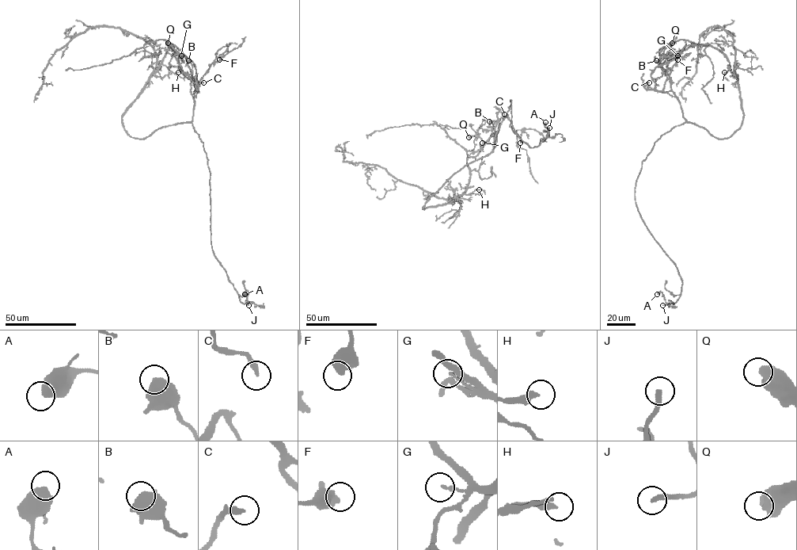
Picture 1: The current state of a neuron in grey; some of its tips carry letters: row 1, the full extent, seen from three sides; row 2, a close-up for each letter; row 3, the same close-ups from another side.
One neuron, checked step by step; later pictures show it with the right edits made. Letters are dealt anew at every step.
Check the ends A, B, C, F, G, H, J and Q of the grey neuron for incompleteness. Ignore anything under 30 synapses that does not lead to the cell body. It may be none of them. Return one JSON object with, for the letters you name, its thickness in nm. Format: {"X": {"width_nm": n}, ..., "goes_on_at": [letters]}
{"J": {"width_nm": 280}, "Q": {"width_nm": 700}, "goes_on_at": ["J", "Q"]}

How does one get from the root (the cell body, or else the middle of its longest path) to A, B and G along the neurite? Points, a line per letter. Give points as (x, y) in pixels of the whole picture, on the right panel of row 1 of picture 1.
A: (712, 135), (692, 123), (675, 126), (642, 162), (635, 189), (638, 211), (682, 282), (674, 303), (657, 294)
B: (712, 135), (704, 127), (688, 122), (683, 116), (680, 102), (671, 89), (670, 78), (664, 73), (656, 60)
G: (712, 135), (704, 127), (686, 120), (680, 102), (671, 89), (669, 73), (677, 55)

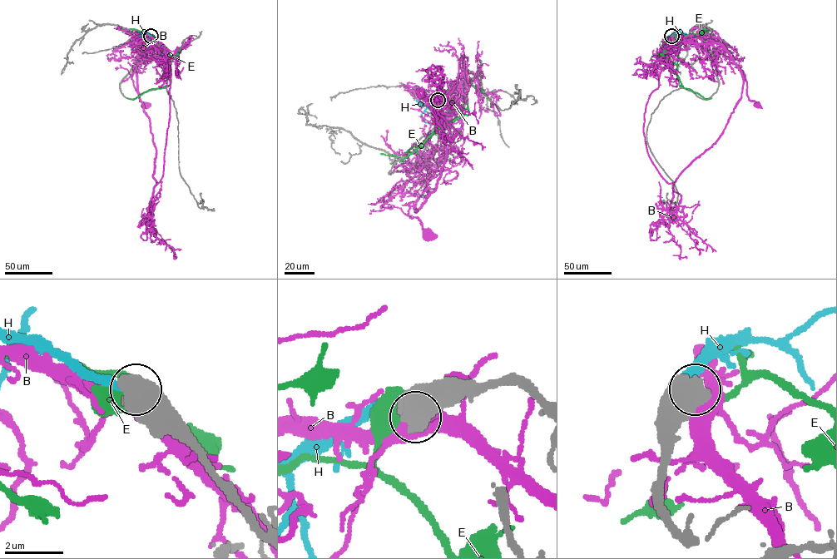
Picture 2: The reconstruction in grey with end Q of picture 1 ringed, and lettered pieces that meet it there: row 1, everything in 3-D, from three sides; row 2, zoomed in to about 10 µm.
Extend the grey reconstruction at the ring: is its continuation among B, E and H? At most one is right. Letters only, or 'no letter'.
no letter

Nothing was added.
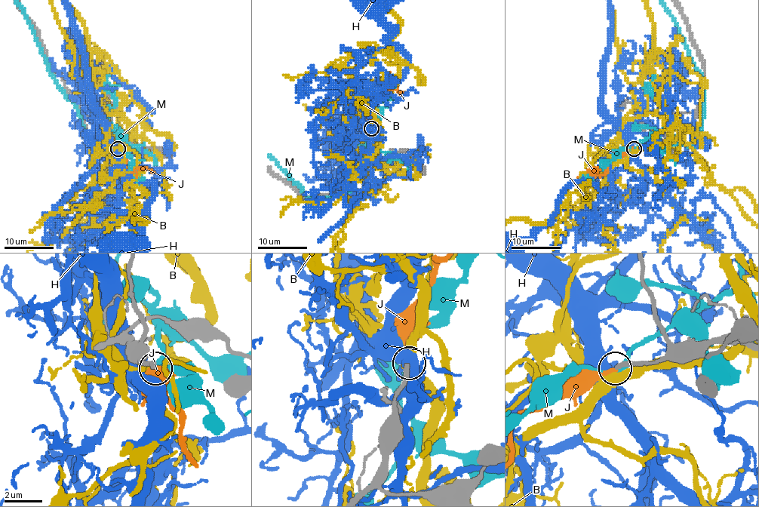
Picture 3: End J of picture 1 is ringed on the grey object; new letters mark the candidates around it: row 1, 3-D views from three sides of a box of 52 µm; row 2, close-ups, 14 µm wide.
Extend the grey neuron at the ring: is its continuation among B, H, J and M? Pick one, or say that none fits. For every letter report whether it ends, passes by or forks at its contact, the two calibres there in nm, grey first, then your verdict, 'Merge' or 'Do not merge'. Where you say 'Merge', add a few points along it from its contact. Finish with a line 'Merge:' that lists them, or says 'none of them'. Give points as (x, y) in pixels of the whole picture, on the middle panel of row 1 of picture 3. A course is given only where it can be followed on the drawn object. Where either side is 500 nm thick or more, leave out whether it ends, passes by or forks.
B: It forks there. Thickness 240 nm (grey) against 420 nm. Do not merge
H: It passes by. Thickness 280 nm (grey) against 240 nm. Do not merge
J: It ends there. Thickness 260 nm (grey) against 220 nm. Merge
M: It passes by. Thickness 280 nm (grey) against 280 nm. Do not merge
Merge: J

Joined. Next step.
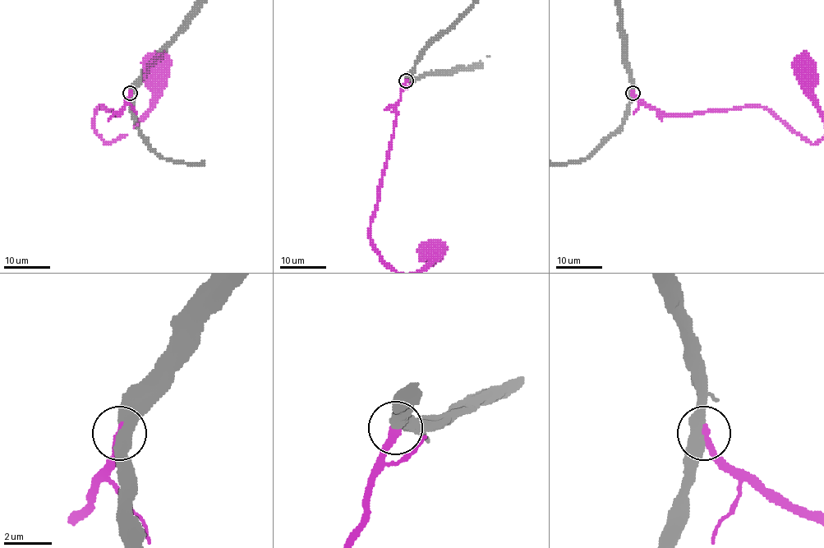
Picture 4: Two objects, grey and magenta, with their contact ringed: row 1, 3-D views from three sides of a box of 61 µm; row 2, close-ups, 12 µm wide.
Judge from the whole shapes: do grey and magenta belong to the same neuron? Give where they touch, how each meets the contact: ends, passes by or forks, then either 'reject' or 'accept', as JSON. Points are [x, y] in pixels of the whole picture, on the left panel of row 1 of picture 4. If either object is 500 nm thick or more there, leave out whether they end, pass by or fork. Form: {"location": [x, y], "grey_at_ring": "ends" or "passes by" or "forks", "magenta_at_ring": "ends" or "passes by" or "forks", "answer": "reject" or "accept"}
{"location": [130, 93], "answer": "accept"}

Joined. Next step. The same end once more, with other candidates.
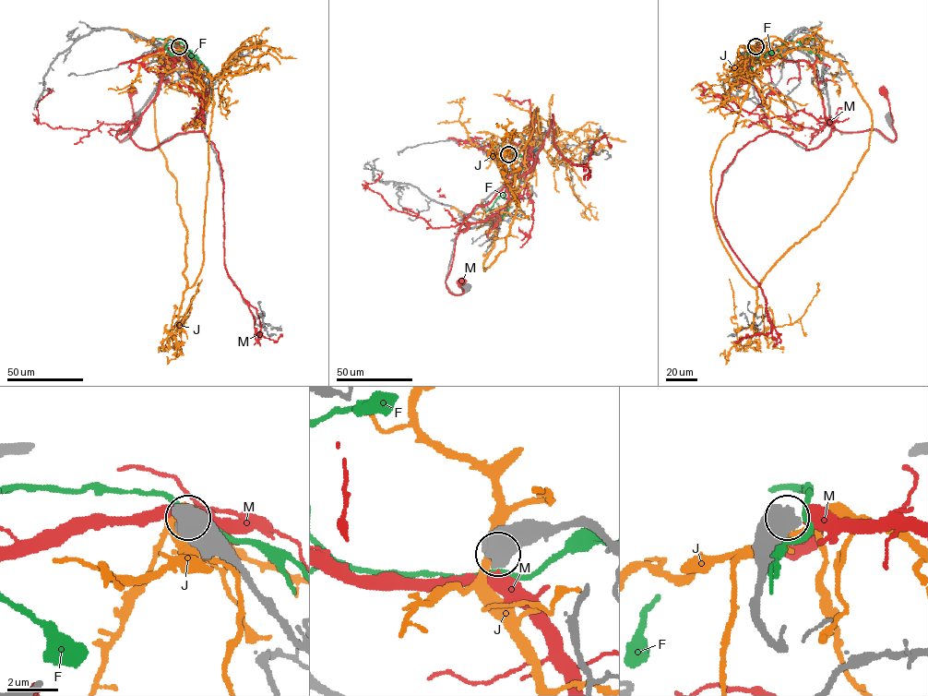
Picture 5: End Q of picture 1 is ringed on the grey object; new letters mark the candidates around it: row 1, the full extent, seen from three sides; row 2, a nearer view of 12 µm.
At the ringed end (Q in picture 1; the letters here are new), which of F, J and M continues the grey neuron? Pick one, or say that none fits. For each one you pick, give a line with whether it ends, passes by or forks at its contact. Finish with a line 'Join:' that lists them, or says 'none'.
Join: none

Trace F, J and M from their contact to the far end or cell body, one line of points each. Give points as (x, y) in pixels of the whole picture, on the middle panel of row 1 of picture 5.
F: (508, 155), (518, 153), (528, 161), (505, 191), (504, 197), (509, 200), (509, 208), (501, 220)
J: (508, 154), (519, 176), (531, 127), (541, 138), (538, 109), (525, 145), (498, 160), (528, 217)
M: (508, 155), (513, 169), (505, 205), (456, 240), (449, 293), (464, 291), (460, 281)

